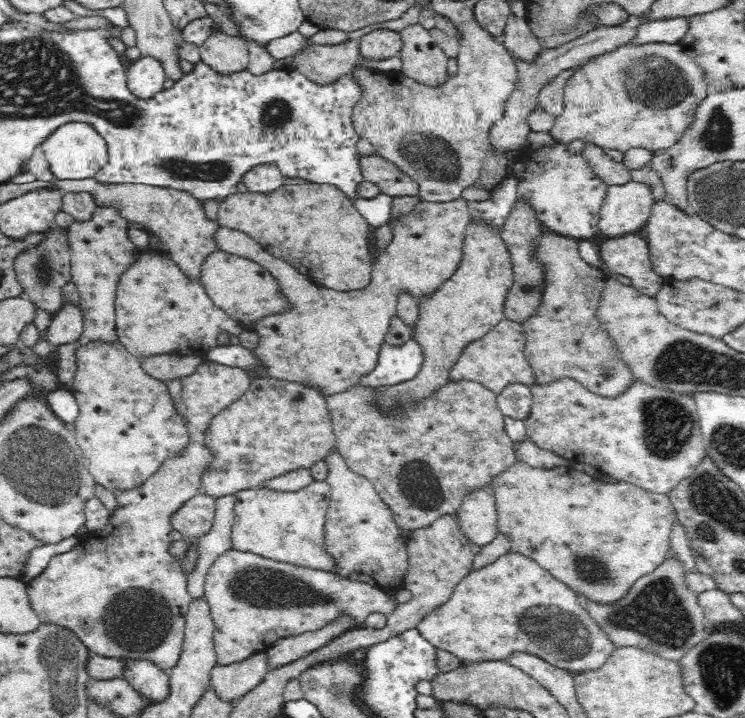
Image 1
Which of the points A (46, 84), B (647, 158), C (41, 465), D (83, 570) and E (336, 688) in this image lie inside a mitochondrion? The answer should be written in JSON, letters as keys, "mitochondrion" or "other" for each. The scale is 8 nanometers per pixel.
{"A":"mitochondrion","B":"other","C":"mitochondrion","D":"other","E":"mitochondrion"}

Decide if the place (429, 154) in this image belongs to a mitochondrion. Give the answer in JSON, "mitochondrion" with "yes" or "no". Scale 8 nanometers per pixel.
{"mitochondrion":"yes"}

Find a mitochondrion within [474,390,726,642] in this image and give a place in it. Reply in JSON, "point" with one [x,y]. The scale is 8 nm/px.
{"point":[667,425]}

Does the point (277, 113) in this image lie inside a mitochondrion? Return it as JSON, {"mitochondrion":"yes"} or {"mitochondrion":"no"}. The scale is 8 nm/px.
{"mitochondrion":"yes"}

